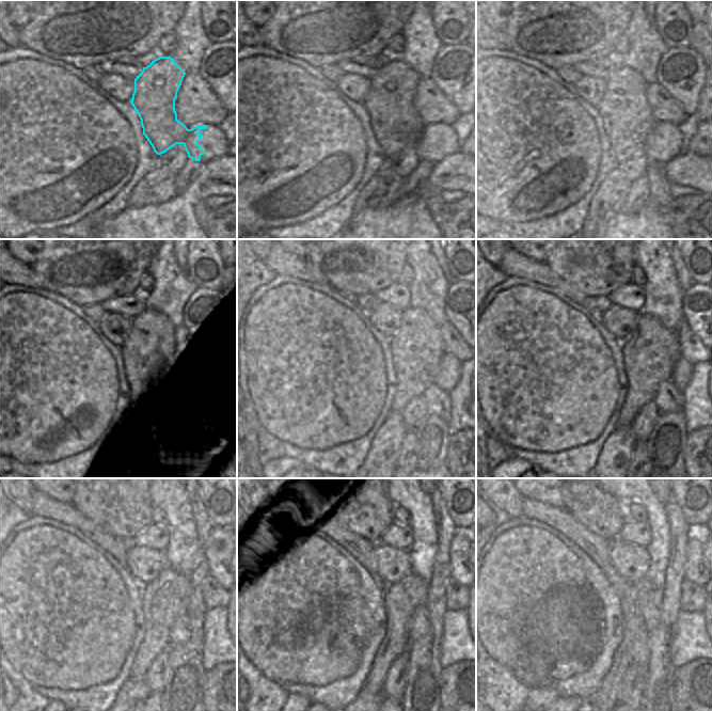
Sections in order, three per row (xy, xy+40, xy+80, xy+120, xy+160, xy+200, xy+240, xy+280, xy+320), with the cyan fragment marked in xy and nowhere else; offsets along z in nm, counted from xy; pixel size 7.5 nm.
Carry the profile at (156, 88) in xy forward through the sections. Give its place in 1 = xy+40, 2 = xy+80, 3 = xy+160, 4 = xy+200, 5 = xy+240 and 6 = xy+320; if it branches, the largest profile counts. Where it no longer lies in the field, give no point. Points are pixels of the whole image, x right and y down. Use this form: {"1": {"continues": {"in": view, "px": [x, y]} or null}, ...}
{"1": {"continues": {"in": "xy+40", "px": [395, 124]}}, "2": {"continues": {"in": "xy+80", "px": [629, 123]}}, "3": {"continues": {"in": "xy+160", "px": [412, 353]}}, "4": {"continues": {"in": "xy+200", "px": [650, 354]}}, "5": {"continues": {"in": "xy+240", "px": [164, 599]}}, "6": {"continues": {"in": "xy+320", "px": [606, 695]}}}

